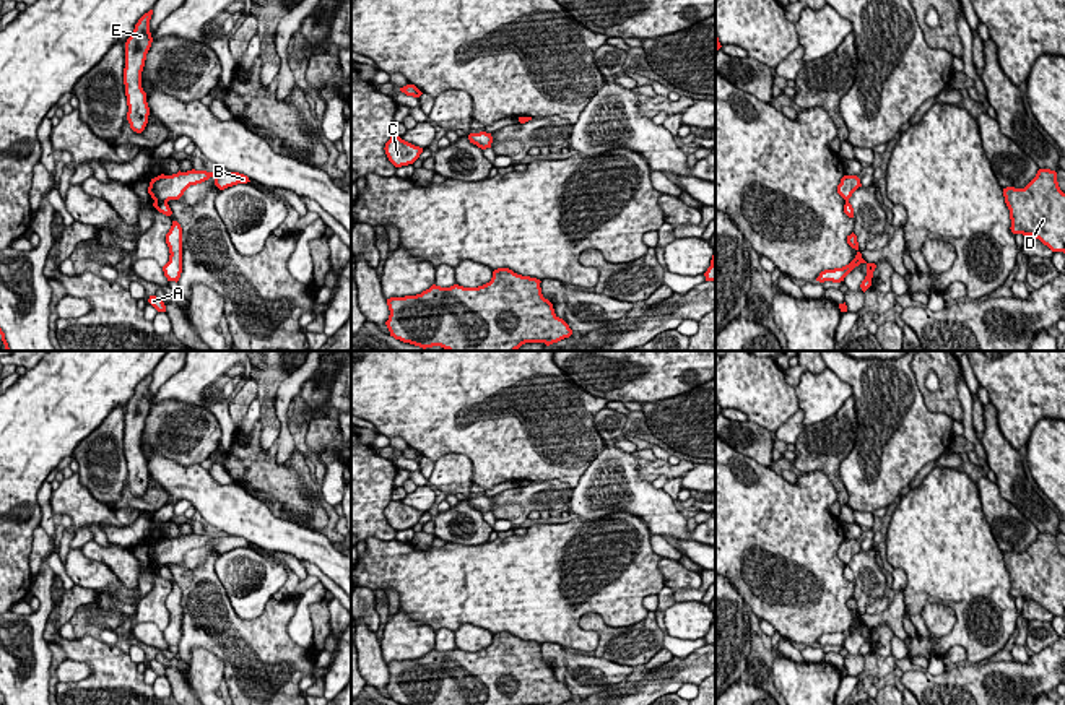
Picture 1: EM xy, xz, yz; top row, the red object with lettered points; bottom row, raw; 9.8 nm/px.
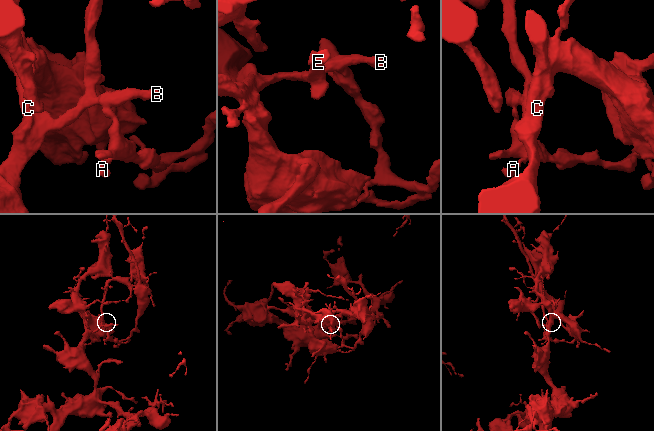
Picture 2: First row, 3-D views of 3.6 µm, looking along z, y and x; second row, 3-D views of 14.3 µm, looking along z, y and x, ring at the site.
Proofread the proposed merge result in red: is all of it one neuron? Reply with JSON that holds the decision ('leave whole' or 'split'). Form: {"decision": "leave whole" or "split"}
{"decision": "split"}

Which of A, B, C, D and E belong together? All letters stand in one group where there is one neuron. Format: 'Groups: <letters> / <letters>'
Groups: A / B C D E

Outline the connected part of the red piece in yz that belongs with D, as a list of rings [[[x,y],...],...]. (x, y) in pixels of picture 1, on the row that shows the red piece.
[[[1039,169],[1024,188],[1006,187],[1003,197],[1013,234],[1032,236],[1052,252],[1065,253],[1065,193],[1055,171]]]

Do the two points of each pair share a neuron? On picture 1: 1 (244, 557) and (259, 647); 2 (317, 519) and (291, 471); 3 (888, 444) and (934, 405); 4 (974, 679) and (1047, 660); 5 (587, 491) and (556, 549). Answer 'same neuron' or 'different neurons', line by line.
1: different neurons
2: same neuron
3: different neurons
4: same neuron
5: different neurons

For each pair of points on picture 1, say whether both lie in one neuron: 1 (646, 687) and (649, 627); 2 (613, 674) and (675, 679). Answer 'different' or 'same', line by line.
1: different
2: different

